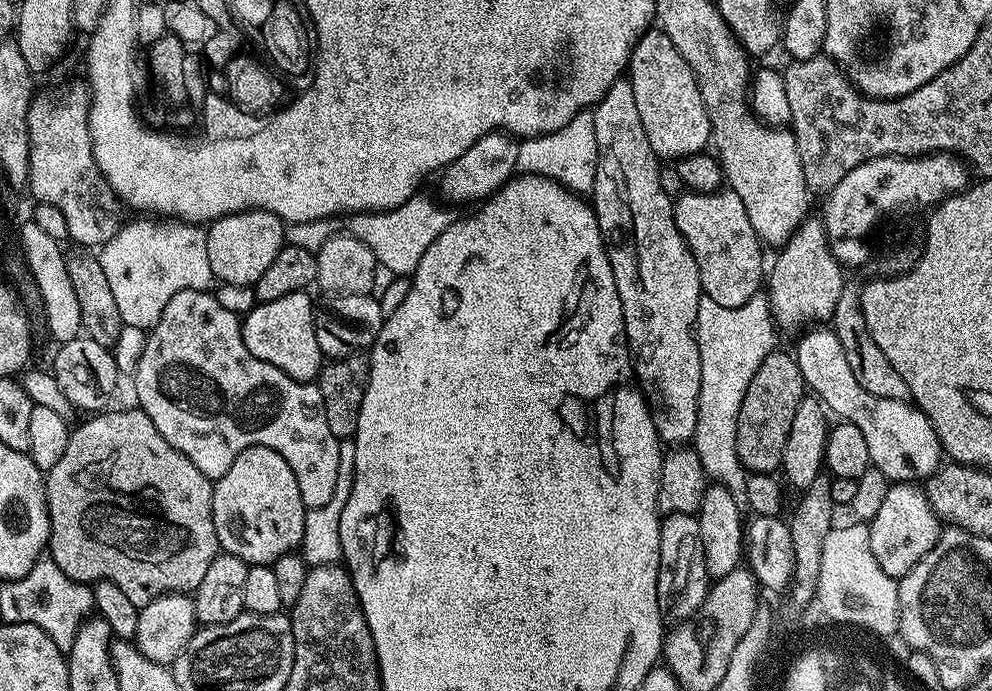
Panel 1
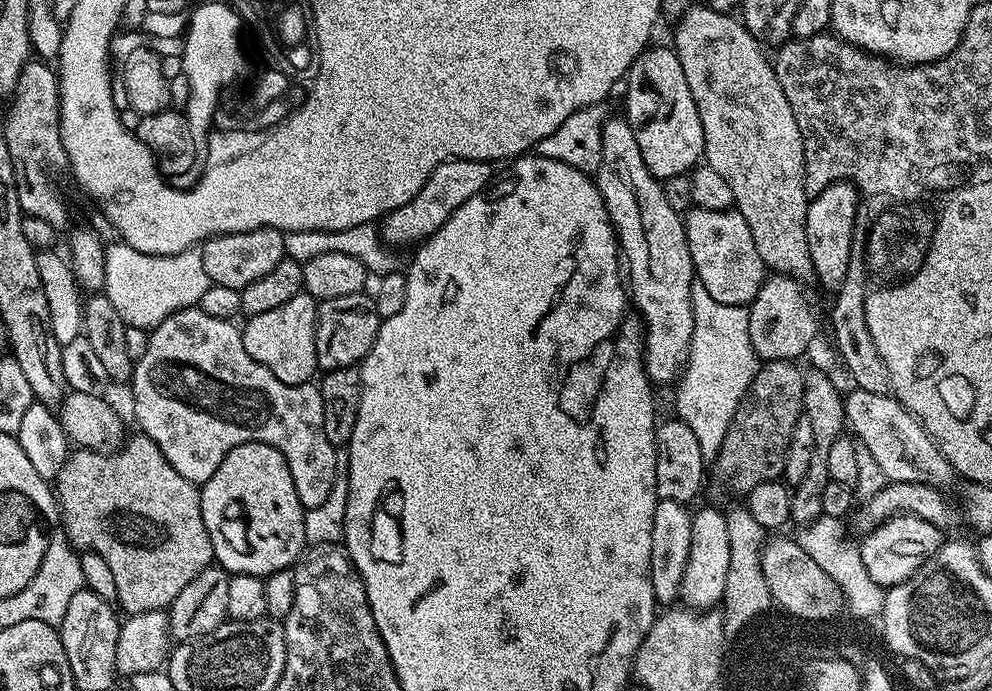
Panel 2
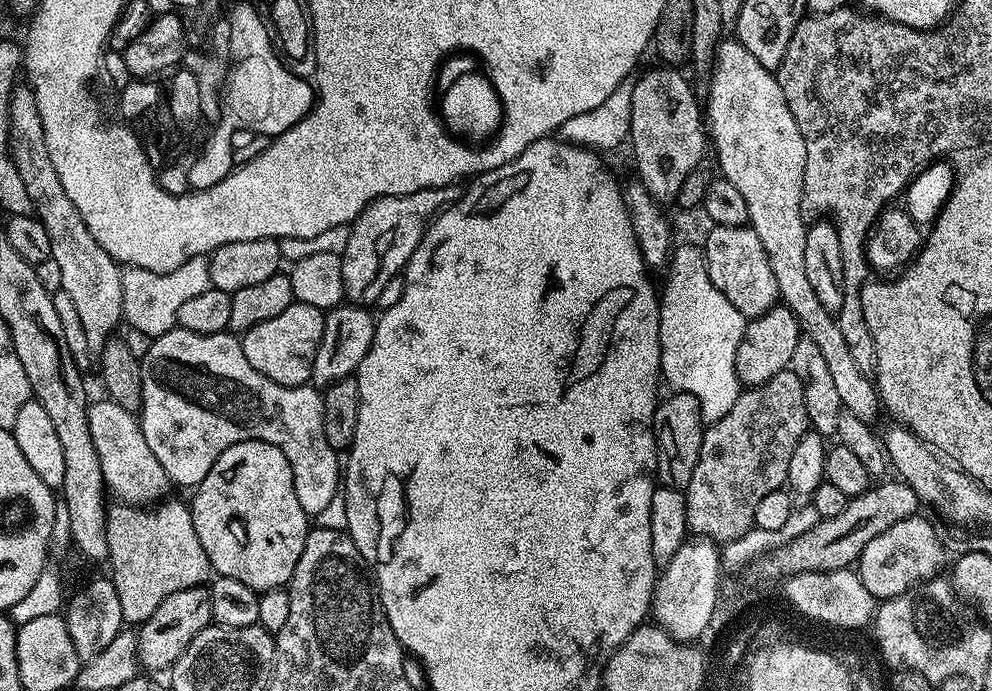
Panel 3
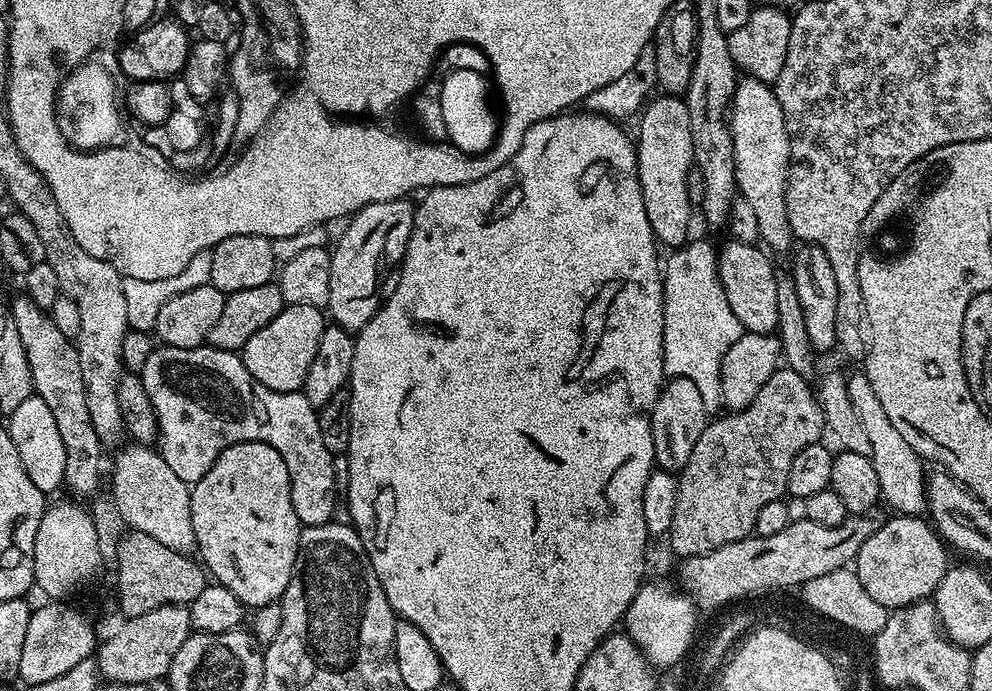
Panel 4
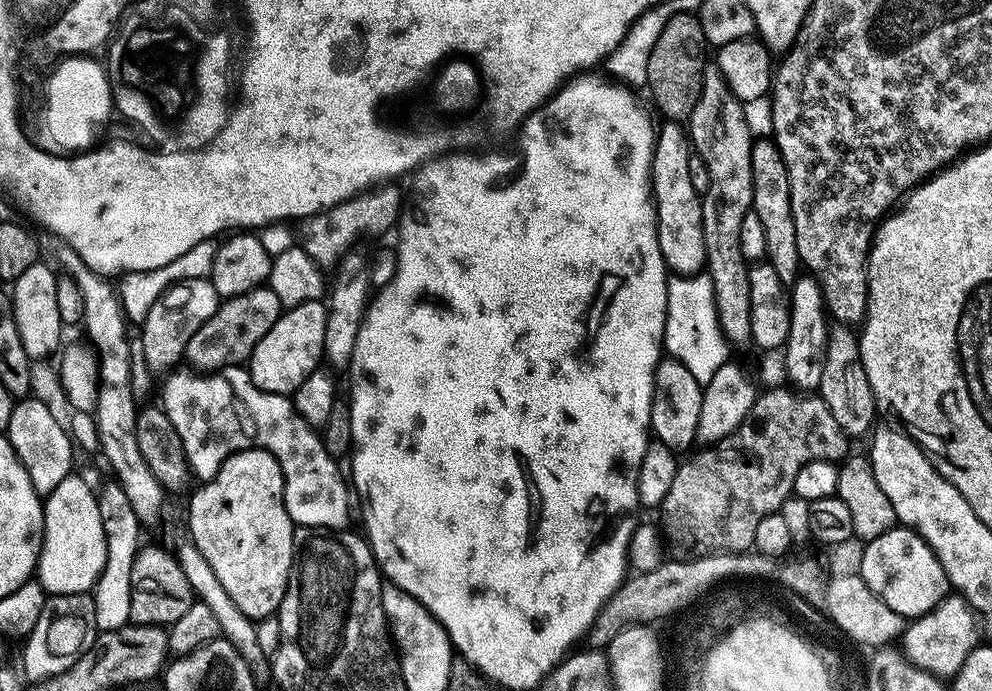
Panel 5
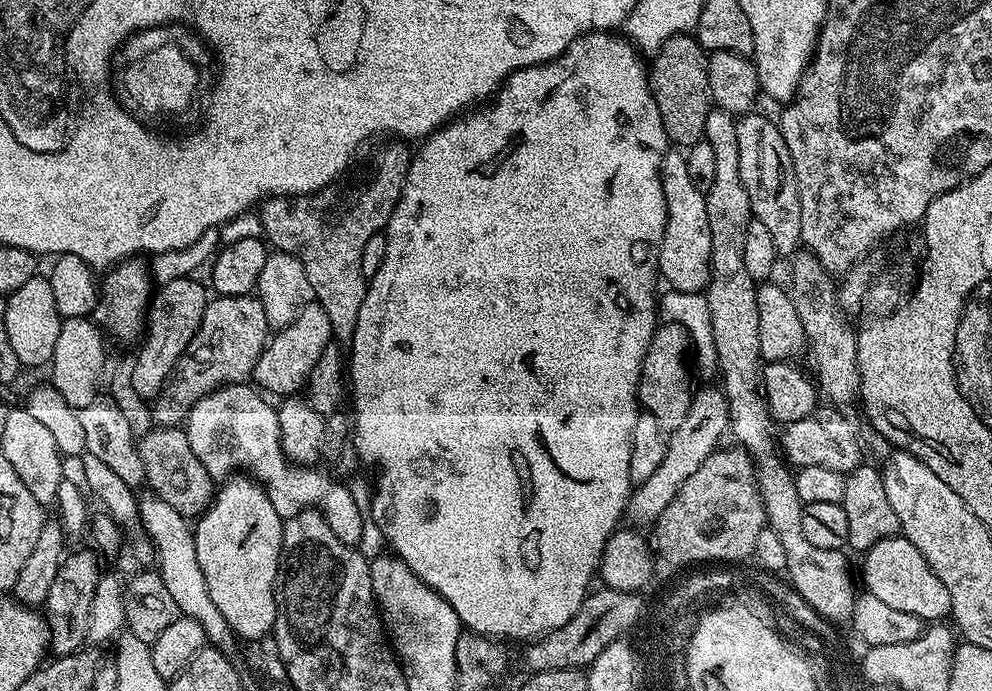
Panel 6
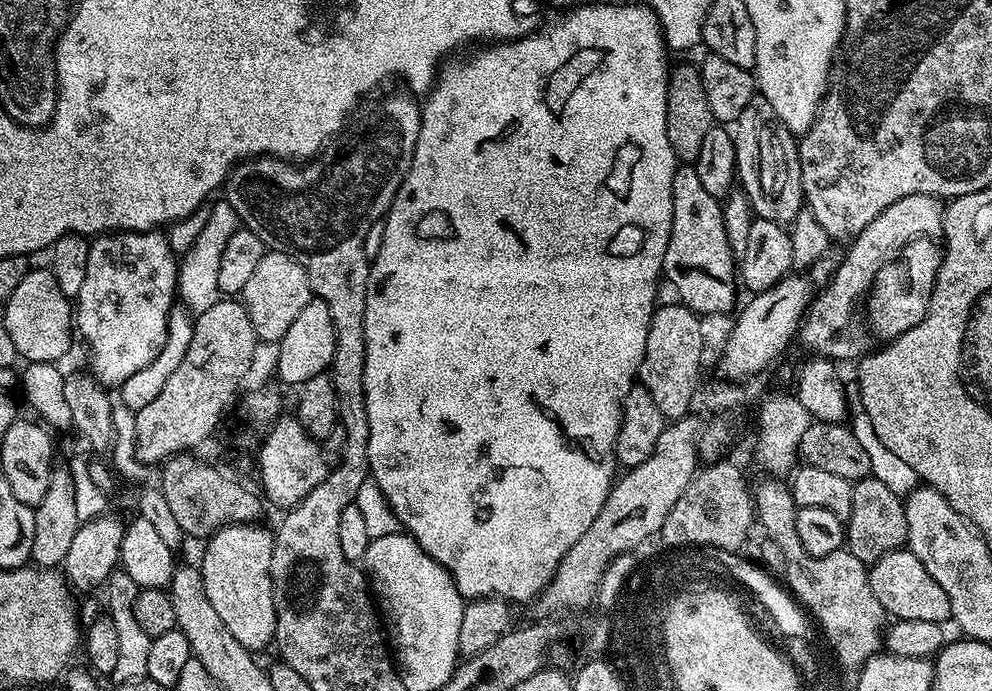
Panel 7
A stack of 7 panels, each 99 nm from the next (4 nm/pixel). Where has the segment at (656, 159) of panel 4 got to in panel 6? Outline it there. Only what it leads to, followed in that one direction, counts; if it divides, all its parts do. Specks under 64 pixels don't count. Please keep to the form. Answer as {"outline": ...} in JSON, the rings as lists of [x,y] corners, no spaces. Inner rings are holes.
{"outline":[[[669,150],[664,153],[660,167],[668,221],[660,247],[659,275],[668,279],[669,289],[677,292],[704,292],[712,278],[710,218],[706,212],[708,198],[705,189],[694,186],[694,178],[690,178],[690,169],[686,166],[687,161],[688,157],[683,151]]]}

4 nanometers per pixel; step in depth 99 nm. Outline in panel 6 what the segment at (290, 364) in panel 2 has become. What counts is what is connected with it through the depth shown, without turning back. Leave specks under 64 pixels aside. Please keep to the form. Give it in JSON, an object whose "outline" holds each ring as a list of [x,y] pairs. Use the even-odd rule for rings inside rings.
{"outline":[[[318,302],[306,305],[302,314],[294,318],[284,328],[279,329],[264,346],[264,352],[254,366],[251,379],[257,389],[265,393],[273,392],[279,398],[292,398],[296,392],[305,387],[310,378],[310,370],[318,366],[318,358],[322,358],[322,350],[333,343],[334,337],[330,318],[326,318],[326,310]]]}

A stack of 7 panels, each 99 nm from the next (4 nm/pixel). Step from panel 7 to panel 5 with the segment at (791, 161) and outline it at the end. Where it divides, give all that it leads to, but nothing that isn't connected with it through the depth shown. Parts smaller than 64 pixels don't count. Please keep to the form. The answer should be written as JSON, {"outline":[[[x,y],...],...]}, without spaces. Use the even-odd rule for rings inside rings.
{"outline":[[[757,139],[753,143],[752,173],[754,174],[752,211],[758,214],[758,222],[762,222],[766,230],[766,263],[774,266],[774,274],[778,274],[778,278],[785,286],[791,286],[801,267],[798,238],[794,235],[794,218],[790,206],[790,186],[786,166],[782,162],[782,154],[771,139]]]}

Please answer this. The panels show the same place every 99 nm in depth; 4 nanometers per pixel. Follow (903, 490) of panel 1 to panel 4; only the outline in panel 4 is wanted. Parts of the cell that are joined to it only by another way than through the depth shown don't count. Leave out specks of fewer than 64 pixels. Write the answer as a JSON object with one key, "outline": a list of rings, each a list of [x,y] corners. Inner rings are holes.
{"outline":[[[899,514],[891,518],[893,520],[881,523],[874,534],[862,542],[862,550],[858,550],[854,561],[854,571],[874,602],[882,602],[884,608],[895,610],[935,597],[936,588],[948,573],[950,561],[949,549],[927,519]]]}

